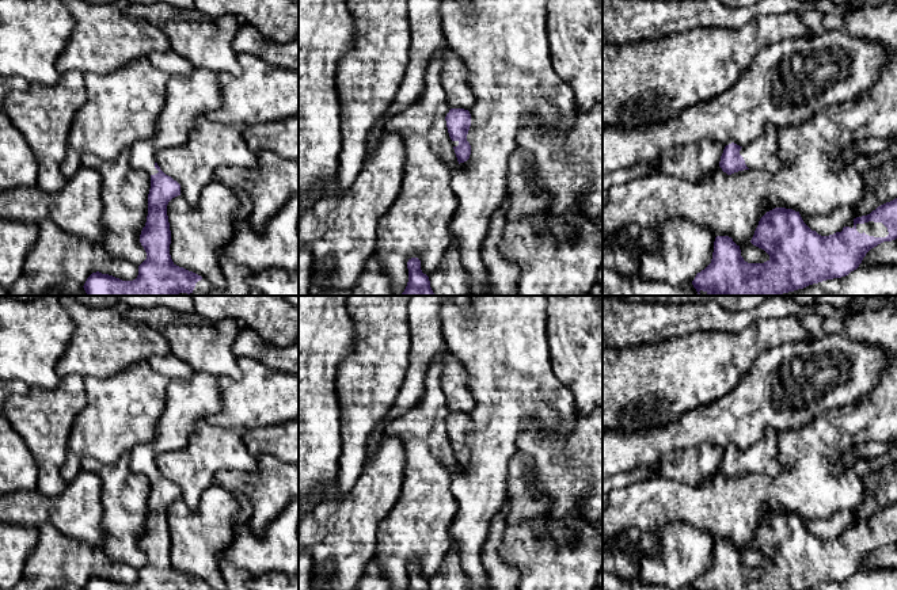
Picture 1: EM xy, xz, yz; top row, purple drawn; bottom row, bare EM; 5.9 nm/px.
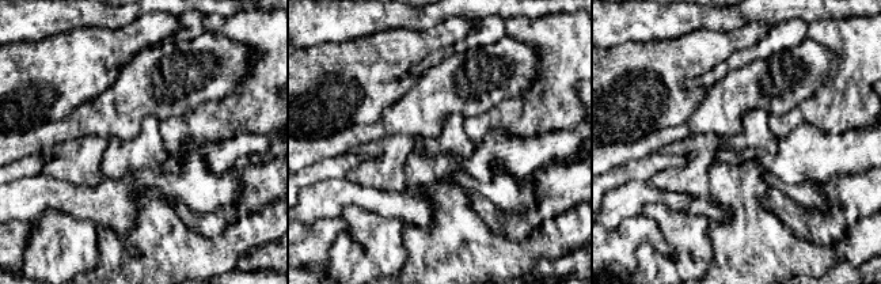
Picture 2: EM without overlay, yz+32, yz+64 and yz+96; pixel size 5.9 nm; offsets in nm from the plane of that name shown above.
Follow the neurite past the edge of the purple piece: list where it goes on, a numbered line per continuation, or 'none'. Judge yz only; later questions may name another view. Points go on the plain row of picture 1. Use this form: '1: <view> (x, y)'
1: yz (761, 459)
2: yz (877, 533)

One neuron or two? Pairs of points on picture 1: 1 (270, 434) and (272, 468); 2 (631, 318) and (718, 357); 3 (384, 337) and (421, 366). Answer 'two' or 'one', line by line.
1: two
2: two
3: two

